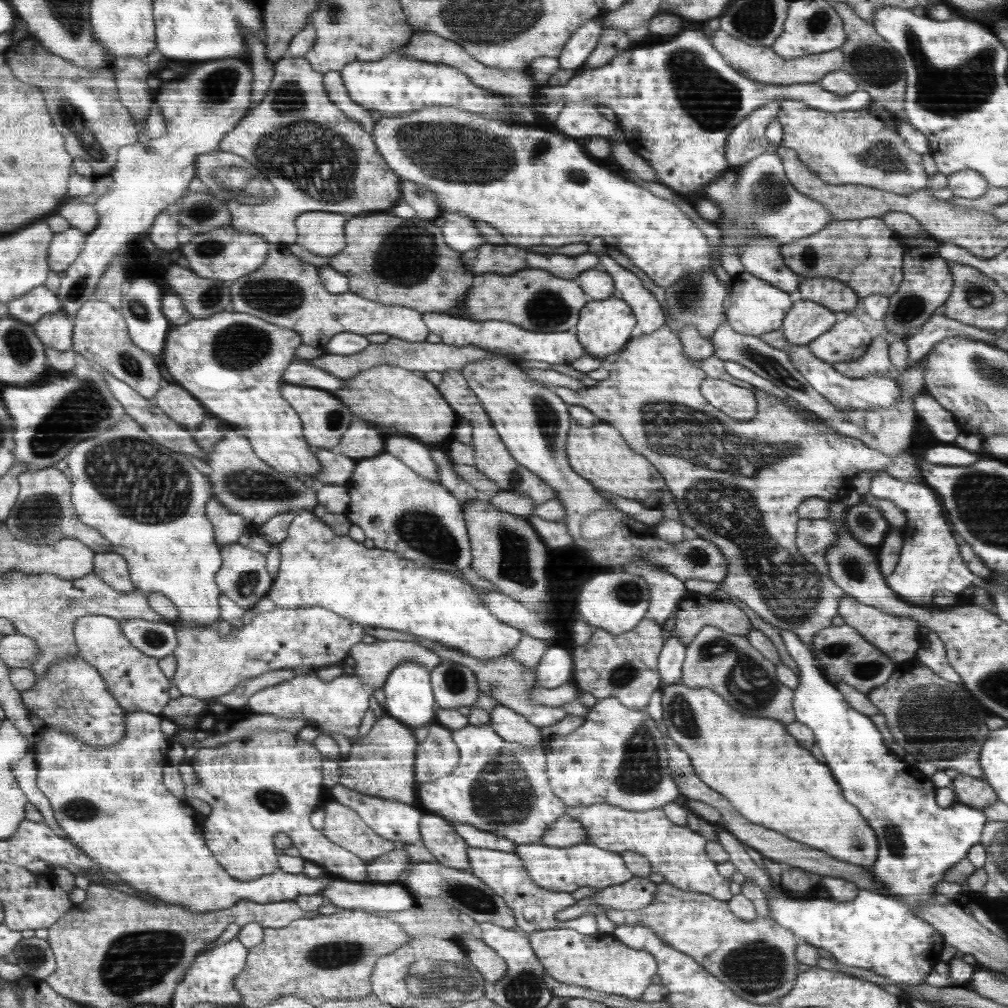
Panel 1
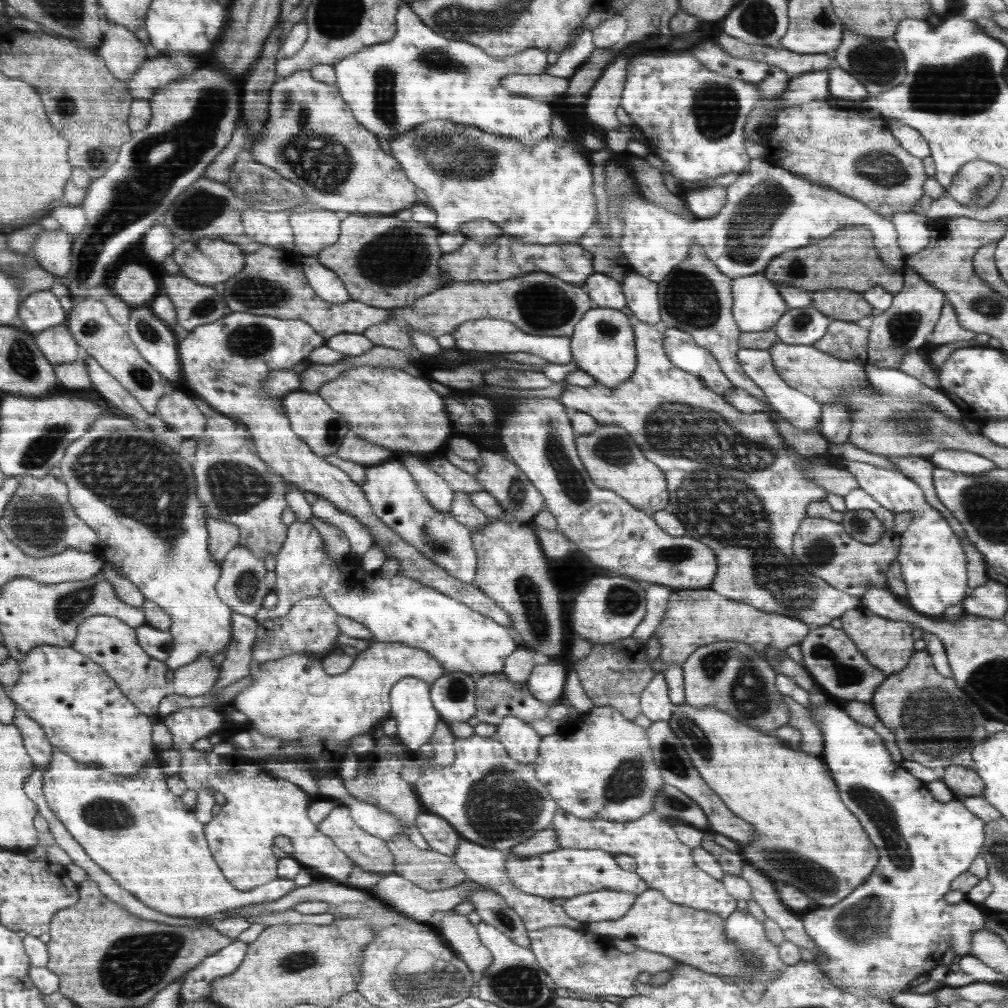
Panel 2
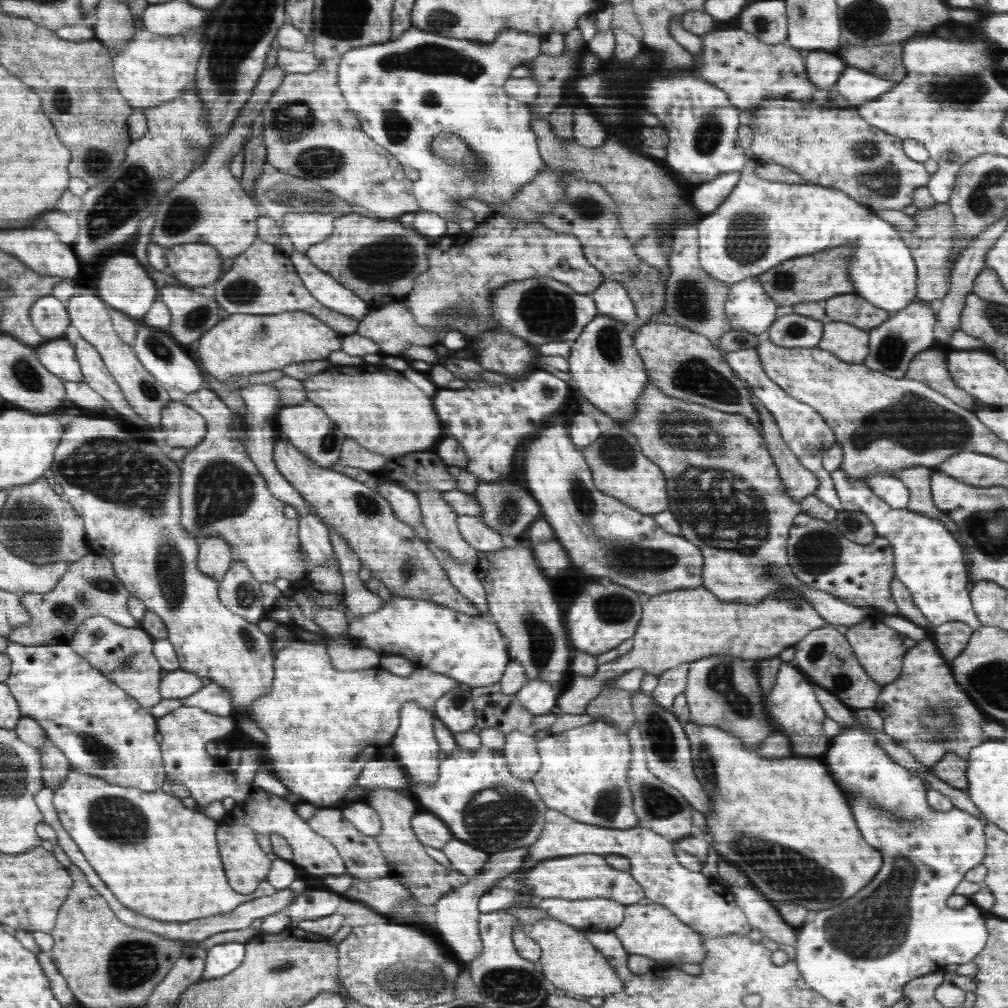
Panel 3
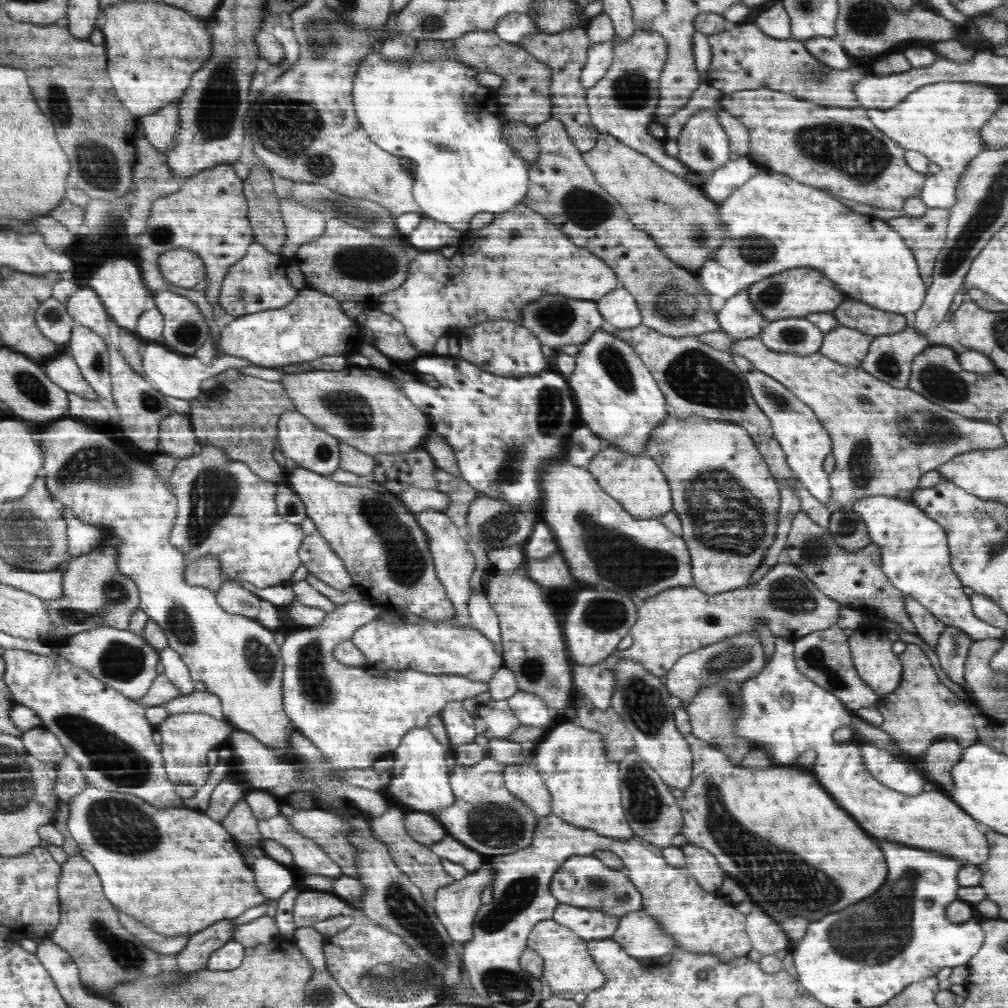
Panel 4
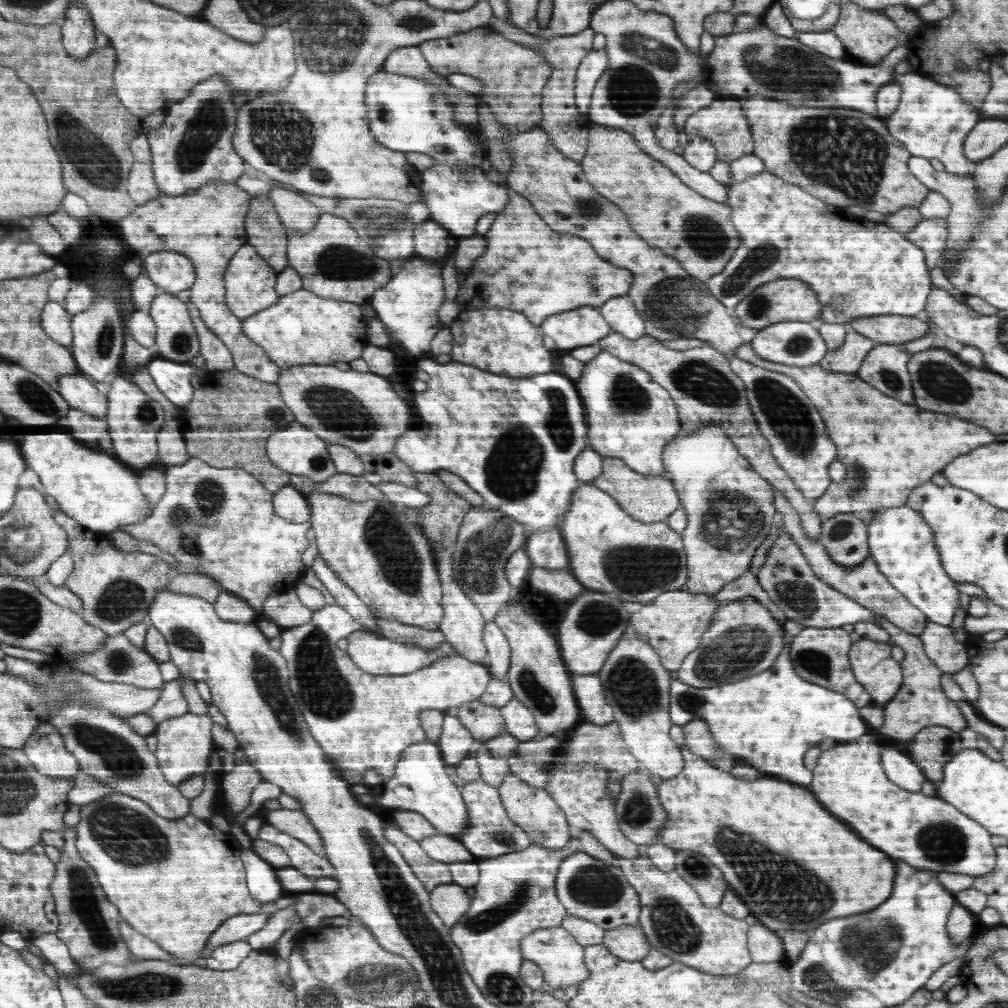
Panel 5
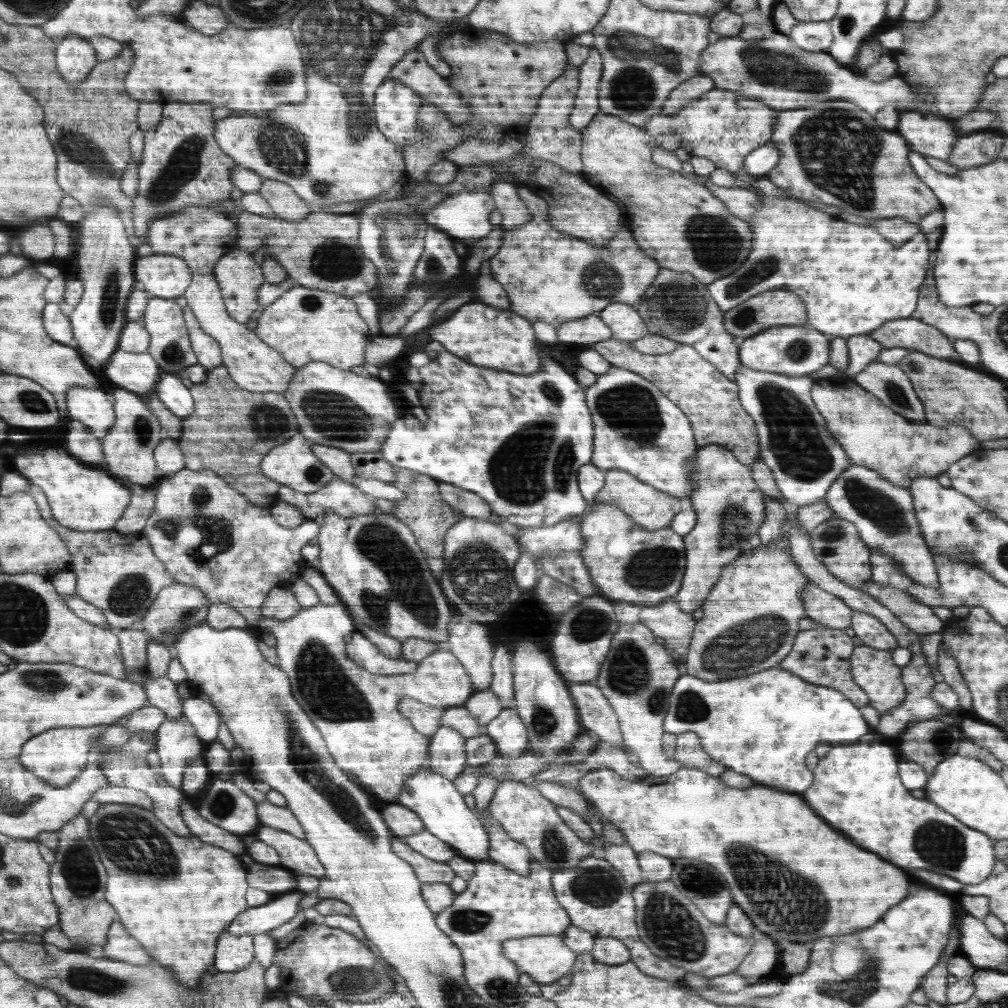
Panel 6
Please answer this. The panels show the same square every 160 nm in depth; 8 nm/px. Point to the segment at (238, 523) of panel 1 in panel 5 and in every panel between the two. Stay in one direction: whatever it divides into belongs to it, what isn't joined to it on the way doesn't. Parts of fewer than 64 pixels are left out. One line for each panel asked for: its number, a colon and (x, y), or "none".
2: (222, 536)
3: (214, 559)
4: (205, 571)
5: (191, 584)

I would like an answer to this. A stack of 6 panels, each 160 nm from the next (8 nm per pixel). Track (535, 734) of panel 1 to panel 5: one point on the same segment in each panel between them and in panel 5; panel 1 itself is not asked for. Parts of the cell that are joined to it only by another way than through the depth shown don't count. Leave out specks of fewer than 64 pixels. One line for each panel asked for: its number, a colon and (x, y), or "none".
2: (521, 741)
3: (522, 757)
4: (523, 781)
5: (530, 807)

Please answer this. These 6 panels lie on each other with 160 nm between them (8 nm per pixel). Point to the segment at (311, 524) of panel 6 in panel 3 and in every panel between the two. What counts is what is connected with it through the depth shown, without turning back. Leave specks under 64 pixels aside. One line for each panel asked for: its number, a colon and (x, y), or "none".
3: (225, 495)
4: (225, 510)
5: (219, 522)

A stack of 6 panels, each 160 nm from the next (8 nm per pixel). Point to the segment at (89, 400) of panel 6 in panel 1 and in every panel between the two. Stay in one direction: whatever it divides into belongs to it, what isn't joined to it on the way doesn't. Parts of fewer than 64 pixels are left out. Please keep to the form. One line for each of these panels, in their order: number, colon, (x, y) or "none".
1: (55, 330)
2: (58, 345)
3: (57, 355)
4: (62, 370)
5: (80, 393)

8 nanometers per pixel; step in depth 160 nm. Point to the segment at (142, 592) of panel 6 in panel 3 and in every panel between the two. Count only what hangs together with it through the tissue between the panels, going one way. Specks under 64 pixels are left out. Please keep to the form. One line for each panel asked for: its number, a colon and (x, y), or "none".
3: (90, 588)
4: (96, 593)
5: (117, 588)

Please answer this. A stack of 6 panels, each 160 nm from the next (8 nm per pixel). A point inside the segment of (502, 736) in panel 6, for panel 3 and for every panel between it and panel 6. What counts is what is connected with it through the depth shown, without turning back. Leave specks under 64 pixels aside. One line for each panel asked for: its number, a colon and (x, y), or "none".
3: (539, 697)
4: (531, 711)
5: (519, 722)

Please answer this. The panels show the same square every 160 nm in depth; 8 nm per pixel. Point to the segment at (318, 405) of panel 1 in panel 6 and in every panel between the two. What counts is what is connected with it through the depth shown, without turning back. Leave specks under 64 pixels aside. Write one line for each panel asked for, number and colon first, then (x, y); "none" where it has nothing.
2: (320, 425)
3: (307, 426)
4: (303, 443)
5: (296, 450)
6: (294, 464)

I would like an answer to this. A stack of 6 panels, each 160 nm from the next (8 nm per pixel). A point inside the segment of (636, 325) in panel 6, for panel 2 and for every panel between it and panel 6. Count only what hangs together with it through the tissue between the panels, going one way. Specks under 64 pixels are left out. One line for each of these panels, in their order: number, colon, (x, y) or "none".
2: (605, 292)
3: (611, 298)
4: (619, 309)
5: (621, 313)

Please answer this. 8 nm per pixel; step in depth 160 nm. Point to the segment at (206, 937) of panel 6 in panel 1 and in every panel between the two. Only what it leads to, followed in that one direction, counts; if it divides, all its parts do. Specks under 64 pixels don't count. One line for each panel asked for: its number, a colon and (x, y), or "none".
1: (112, 802)
2: (133, 826)
3: (160, 858)
4: (176, 870)
5: (176, 881)

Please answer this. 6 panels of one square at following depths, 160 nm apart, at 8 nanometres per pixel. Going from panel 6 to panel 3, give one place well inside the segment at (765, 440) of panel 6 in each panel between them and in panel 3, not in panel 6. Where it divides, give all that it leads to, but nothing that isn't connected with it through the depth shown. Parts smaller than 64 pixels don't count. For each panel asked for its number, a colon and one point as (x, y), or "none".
3: (808, 435)
4: (805, 441)
5: (799, 438)

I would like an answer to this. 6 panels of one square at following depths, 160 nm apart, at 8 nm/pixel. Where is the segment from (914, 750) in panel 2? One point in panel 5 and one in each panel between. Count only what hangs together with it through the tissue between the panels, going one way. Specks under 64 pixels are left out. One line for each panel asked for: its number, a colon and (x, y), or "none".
3: (923, 710)
4: (921, 711)
5: (921, 703)

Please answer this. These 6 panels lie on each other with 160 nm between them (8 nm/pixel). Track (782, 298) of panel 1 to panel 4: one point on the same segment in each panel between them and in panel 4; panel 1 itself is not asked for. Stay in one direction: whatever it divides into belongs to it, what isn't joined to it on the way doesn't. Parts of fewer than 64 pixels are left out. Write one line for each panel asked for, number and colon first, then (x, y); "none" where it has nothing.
2: (757, 306)
3: (748, 308)
4: (739, 317)

